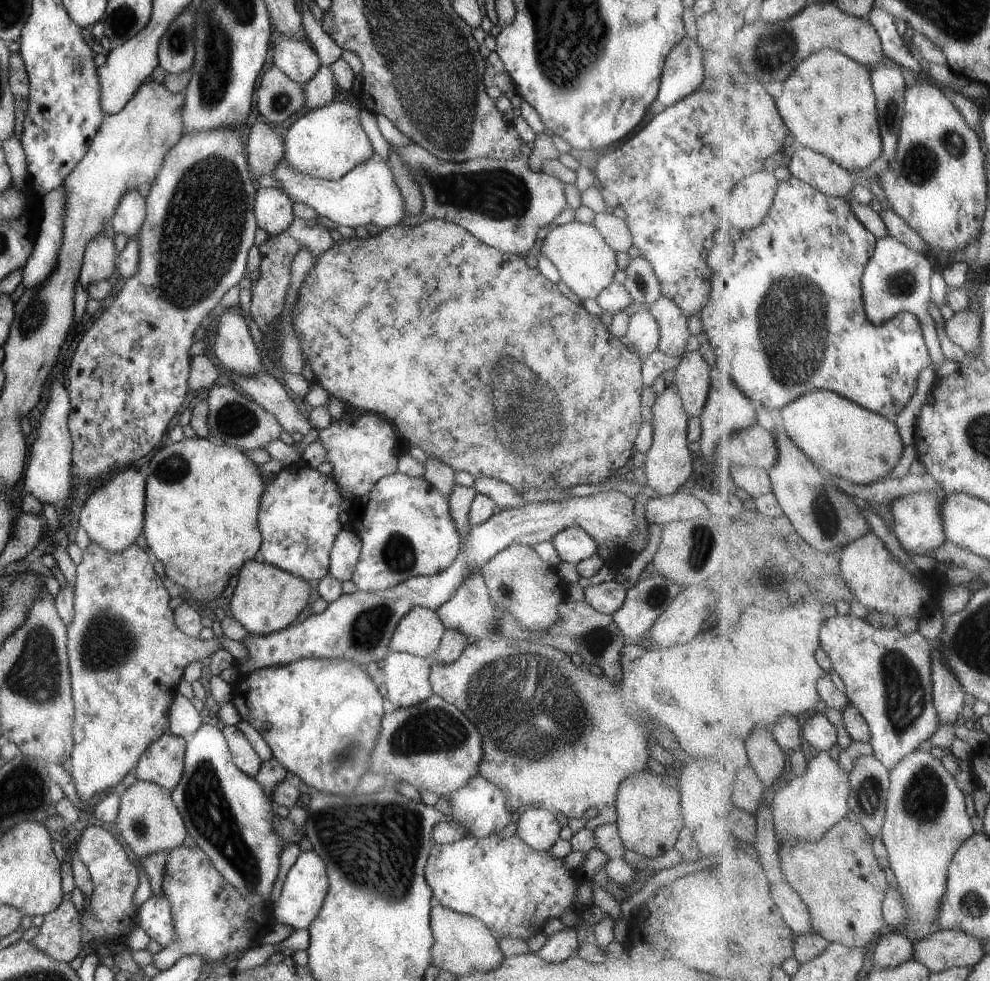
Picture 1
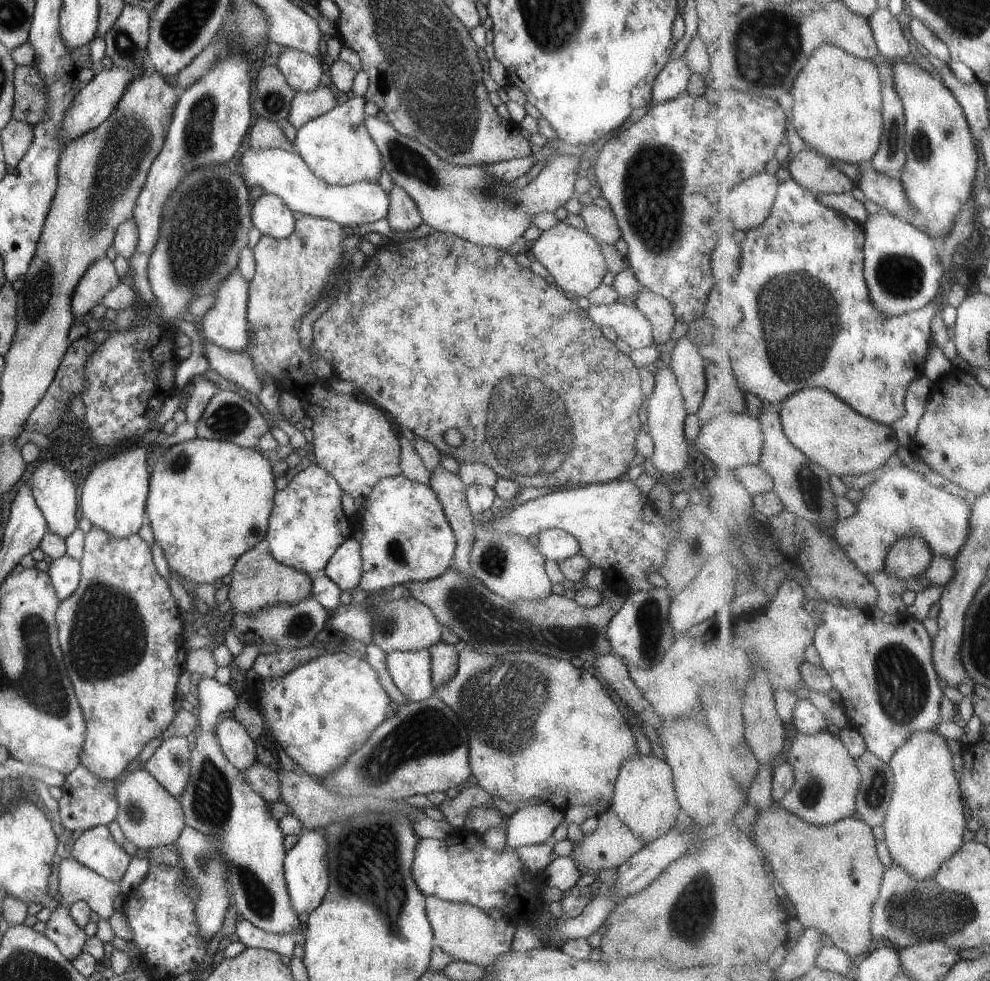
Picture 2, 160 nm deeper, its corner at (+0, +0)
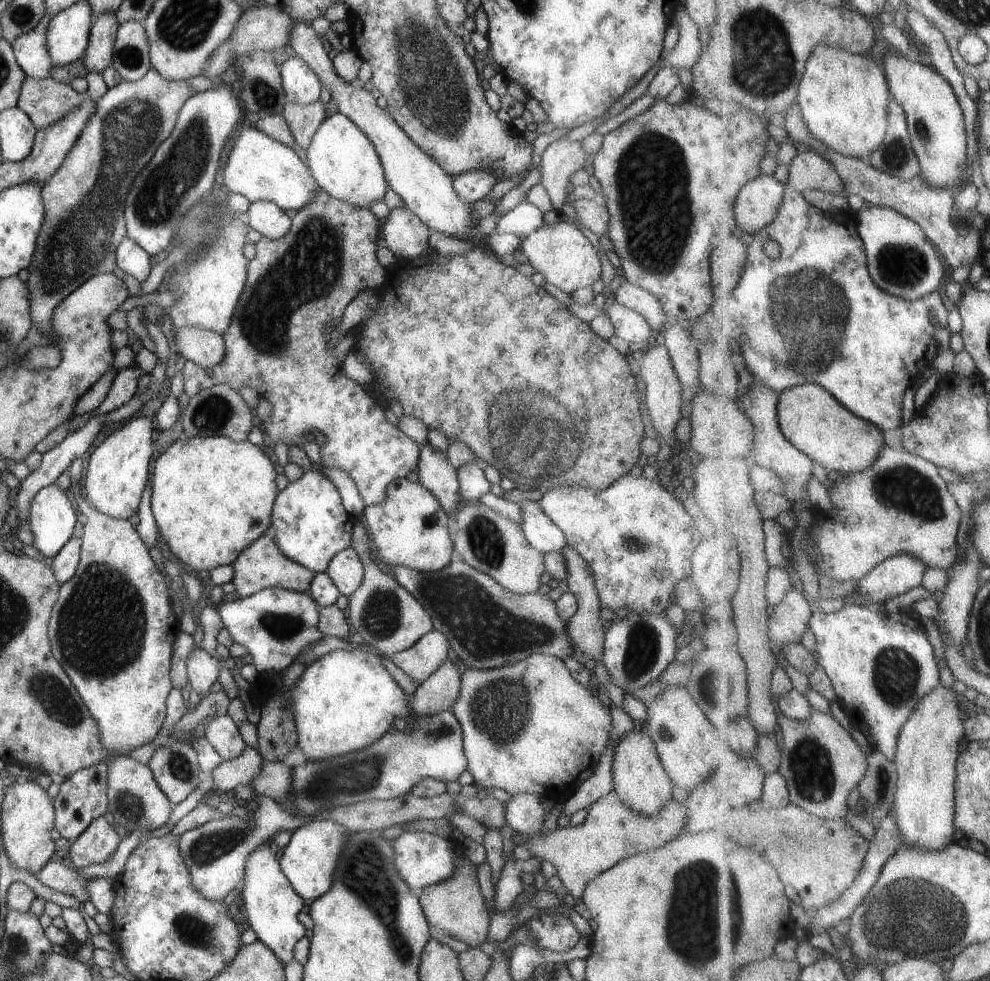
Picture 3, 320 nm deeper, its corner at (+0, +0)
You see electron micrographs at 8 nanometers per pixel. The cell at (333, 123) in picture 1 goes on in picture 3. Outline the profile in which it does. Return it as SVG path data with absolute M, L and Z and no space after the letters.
M341 113L331 114L320 122L305 154L311 176L331 198L366 209L382 200L388 186L374 146L363 131Z

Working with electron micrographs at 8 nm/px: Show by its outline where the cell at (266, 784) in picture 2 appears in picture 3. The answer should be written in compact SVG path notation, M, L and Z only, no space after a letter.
M245 744L235 758L222 761L209 774L214 783L212 786L213 794L210 797L202 798L200 802L214 808L216 794L219 795L228 789L232 789L237 784L248 784L259 770L262 762L262 756L258 753L258 750Z

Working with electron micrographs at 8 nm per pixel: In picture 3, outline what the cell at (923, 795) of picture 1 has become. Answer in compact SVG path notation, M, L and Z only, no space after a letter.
M939 685L936 693L925 697L901 731L896 759L899 782L894 800L904 842L928 851L942 849L952 841L956 826L956 780L959 746L966 736L961 720L961 695Z

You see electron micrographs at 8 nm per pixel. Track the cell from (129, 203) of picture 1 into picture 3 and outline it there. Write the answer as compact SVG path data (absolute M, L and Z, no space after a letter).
M127 236L118 242L114 257L119 270L131 278L135 278L139 283L142 283L152 271L152 267L149 265L150 256Z

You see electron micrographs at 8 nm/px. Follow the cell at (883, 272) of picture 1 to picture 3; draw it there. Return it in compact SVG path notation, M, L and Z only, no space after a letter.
M863 206L857 213L857 231L865 243L869 272L883 290L907 300L940 290L945 280L945 266L938 248L913 219L887 207Z

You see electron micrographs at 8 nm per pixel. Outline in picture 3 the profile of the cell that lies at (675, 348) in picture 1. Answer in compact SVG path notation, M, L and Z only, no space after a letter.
M624 281L613 293L613 300L622 307L640 314L650 326L653 334L662 324L667 324L667 318L661 310L657 299L646 290Z

